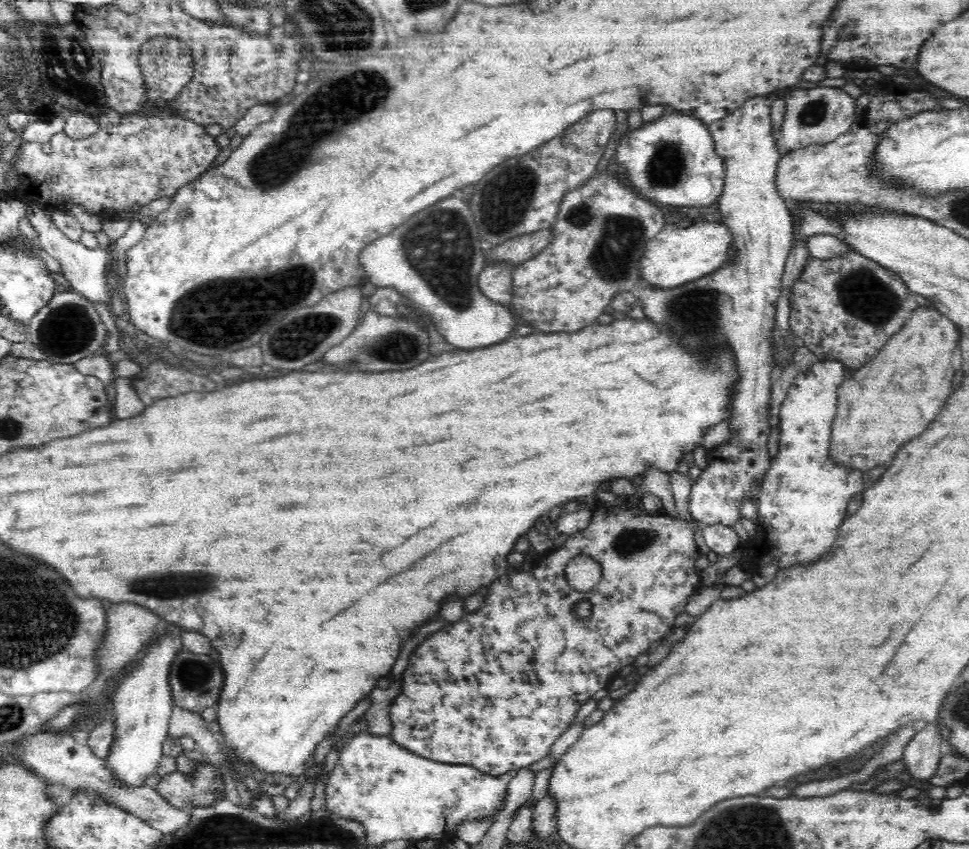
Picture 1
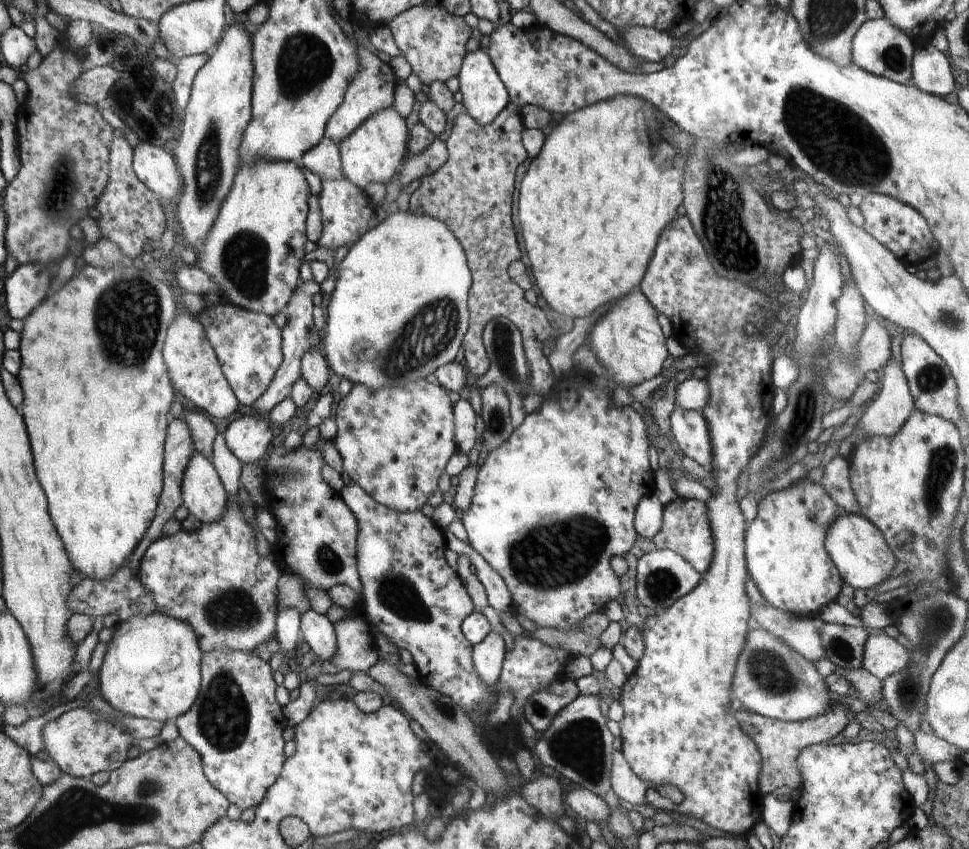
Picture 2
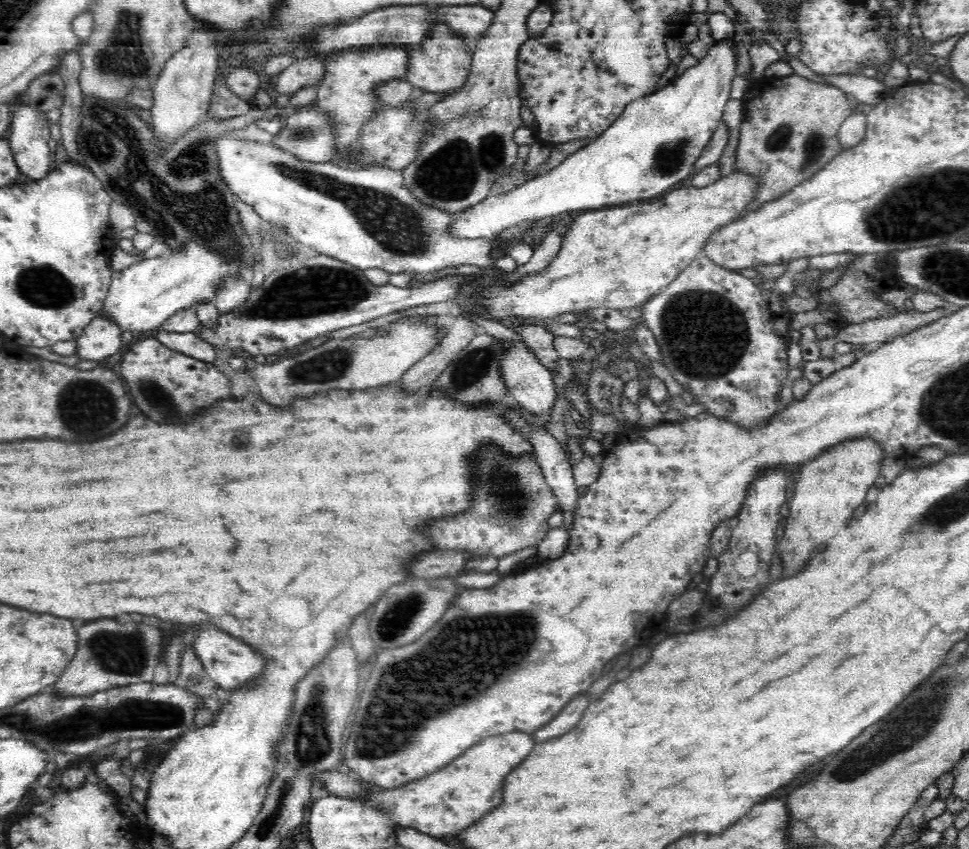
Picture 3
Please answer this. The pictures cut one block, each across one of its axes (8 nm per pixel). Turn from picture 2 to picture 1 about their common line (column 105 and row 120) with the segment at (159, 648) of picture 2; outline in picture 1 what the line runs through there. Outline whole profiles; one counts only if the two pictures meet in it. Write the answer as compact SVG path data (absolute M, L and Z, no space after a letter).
M677 111L664 114L651 122L643 122L640 128L628 128L617 141L617 150L610 164L621 168L627 184L652 202L664 202L672 206L705 206L716 204L725 184L725 166L715 153L708 124Z

